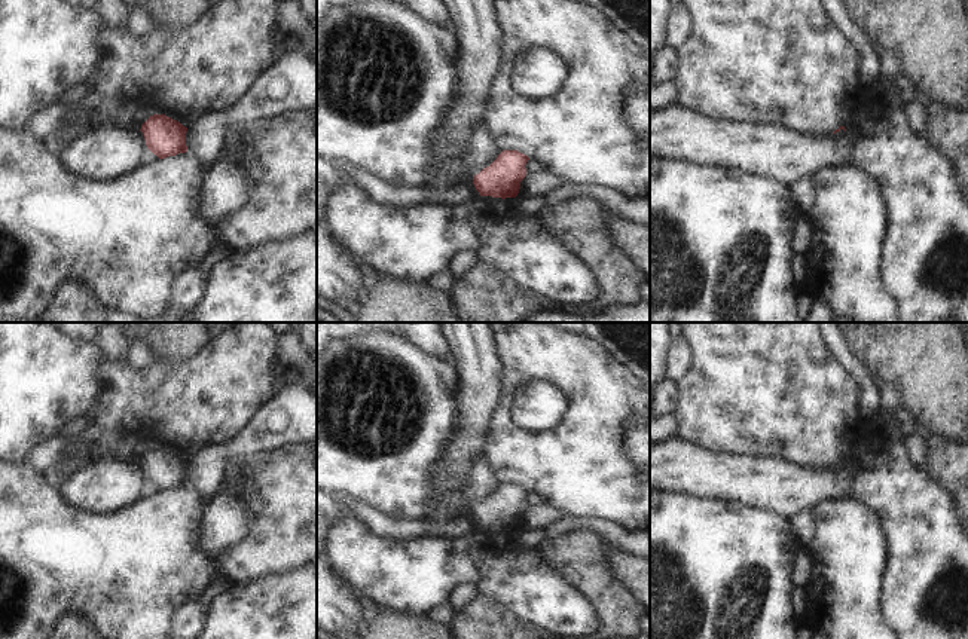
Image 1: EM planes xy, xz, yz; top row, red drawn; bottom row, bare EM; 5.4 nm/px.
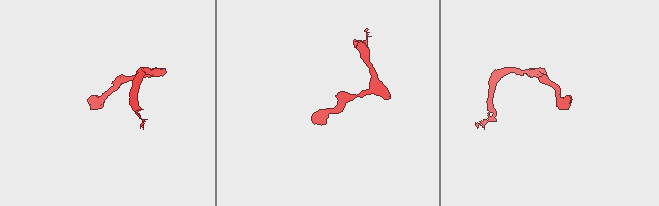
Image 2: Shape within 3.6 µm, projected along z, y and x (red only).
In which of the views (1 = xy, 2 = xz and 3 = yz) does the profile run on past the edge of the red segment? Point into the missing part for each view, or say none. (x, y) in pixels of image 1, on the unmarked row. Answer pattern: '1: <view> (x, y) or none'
1: none
2: none
3: none

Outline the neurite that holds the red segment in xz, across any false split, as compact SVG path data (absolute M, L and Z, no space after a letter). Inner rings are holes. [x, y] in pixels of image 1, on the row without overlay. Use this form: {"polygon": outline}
{"polygon": "M503 483L489 499L474 508L473 517L480 529L516 531L528 493L529 490L517 483Z"}

